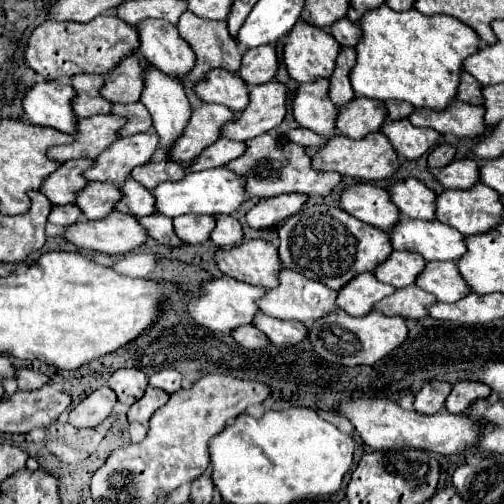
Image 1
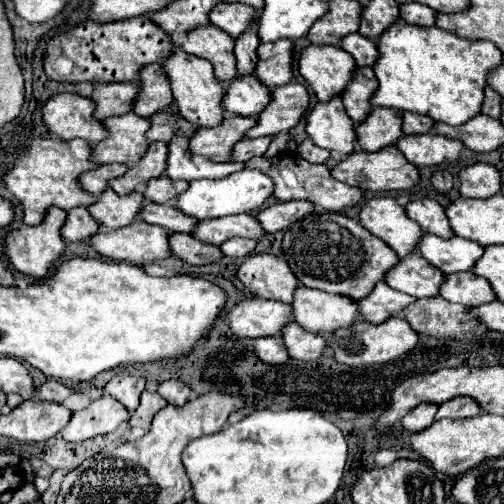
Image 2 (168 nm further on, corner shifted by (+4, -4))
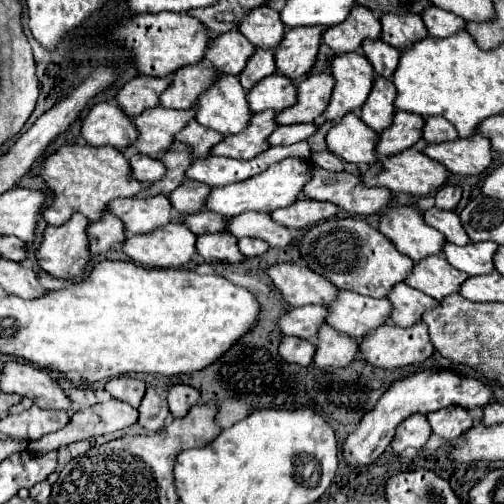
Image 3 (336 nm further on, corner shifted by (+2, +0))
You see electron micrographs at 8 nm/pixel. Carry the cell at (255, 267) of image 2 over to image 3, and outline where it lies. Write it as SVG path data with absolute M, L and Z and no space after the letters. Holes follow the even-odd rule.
M276 263L270 265L264 273L270 283L280 291L284 301L292 307L308 303L330 303L338 293L338 289L330 285L324 277L314 275L314 271L306 269L306 265L300 263Z

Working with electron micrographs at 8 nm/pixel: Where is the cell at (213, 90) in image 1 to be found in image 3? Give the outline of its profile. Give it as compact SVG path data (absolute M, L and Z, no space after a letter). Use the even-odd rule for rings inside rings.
M270 75L260 79L248 93L248 105L252 113L260 113L266 109L282 111L296 101L296 87L288 77Z

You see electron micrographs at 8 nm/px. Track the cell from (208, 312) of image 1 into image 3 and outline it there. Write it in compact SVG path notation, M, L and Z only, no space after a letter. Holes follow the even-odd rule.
M322 305L288 307L278 319L278 327L284 335L296 335L306 341L314 341L318 325L324 323L326 309Z

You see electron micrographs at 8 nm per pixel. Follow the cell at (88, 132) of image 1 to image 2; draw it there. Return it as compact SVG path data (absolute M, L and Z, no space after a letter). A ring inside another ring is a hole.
M126 113L120 117L110 117L104 121L108 129L108 139L100 141L92 149L92 159L98 163L126 163L126 165L136 165L140 157L148 151L148 119L136 115L136 113Z

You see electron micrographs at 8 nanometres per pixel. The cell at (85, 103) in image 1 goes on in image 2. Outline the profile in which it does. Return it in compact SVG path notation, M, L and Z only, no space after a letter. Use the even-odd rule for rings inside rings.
M106 83L96 85L92 91L92 101L96 103L96 119L104 121L114 115L124 115L132 111L132 101L140 87L136 83Z

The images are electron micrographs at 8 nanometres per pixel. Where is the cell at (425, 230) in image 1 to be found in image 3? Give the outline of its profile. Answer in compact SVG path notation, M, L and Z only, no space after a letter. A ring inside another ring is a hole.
M484 241L484 243L468 243L468 245L454 245L444 243L442 253L446 261L456 267L458 271L464 271L468 275L486 275L494 271L492 255L496 253L498 245Z

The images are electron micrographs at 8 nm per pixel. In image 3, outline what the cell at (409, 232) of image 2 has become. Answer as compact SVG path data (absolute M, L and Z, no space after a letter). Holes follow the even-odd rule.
M396 205L380 217L378 231L384 233L398 251L406 253L414 263L426 255L438 255L442 249L442 233L426 225L420 211L408 205Z

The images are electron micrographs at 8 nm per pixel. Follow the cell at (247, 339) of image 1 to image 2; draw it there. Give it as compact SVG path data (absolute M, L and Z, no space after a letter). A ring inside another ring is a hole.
M260 337L254 341L254 349L262 361L268 361L272 365L282 365L290 361L288 349L280 337Z

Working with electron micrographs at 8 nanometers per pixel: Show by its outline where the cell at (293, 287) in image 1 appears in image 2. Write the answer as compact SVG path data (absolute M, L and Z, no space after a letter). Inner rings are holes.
M300 285L294 293L294 319L304 329L314 333L334 333L336 329L348 329L362 319L356 301L342 295L322 293Z

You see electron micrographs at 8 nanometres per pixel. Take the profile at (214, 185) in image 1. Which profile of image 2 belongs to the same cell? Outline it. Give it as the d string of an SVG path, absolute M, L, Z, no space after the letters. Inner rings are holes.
M244 169L244 171L232 173L224 179L216 179L216 181L208 181L208 179L192 181L188 191L184 191L176 199L176 207L180 211L184 211L186 215L198 217L202 221L202 219L220 218L236 215L236 213L256 211L272 197L272 193L274 193L274 181L270 177L266 177L266 173L262 173L260 169Z

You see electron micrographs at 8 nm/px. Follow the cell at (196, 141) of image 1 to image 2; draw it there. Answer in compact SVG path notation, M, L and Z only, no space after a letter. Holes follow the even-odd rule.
M226 115L218 127L198 129L190 141L194 155L204 155L212 161L230 161L236 141L244 139L244 133L256 125L256 117Z

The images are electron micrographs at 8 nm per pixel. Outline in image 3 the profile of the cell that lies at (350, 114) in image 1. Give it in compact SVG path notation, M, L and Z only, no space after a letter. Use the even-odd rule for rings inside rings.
M396 111L392 117L392 125L380 131L376 153L380 157L388 157L412 147L420 139L420 129L422 117L406 111Z

